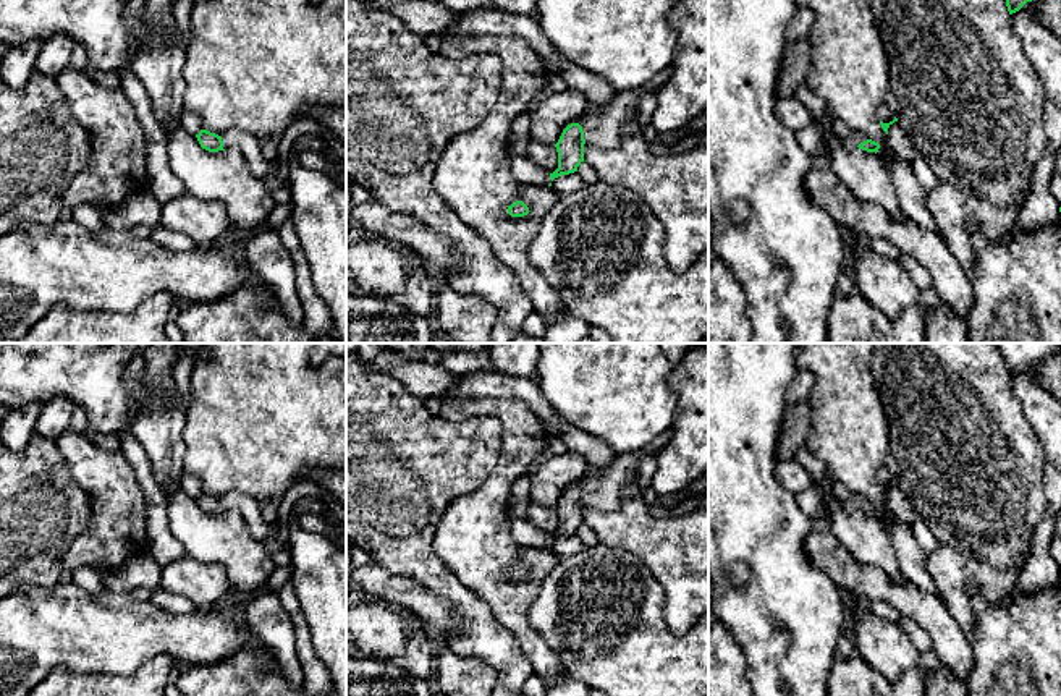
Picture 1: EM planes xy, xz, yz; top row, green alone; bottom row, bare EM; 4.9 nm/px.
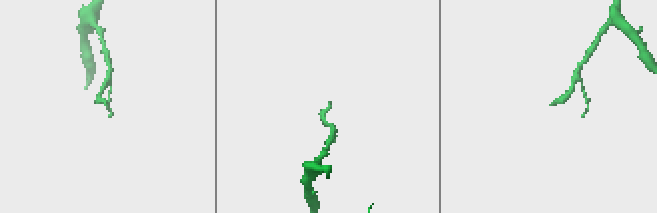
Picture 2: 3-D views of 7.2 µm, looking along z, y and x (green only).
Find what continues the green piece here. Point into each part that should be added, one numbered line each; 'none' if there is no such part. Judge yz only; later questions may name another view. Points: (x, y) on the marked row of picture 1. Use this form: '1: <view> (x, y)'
1: yz (856, 138)

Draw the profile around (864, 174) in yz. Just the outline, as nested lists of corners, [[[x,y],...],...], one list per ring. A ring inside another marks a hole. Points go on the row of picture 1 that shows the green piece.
[[[826,110],[822,136],[831,170],[857,201],[881,207],[891,220],[906,220],[888,165],[875,152],[846,146],[844,141],[833,136],[830,133],[831,120],[833,115]]]

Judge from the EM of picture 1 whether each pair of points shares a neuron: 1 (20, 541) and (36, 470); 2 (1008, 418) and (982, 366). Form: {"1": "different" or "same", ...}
{"1": "same", "2": "same"}

